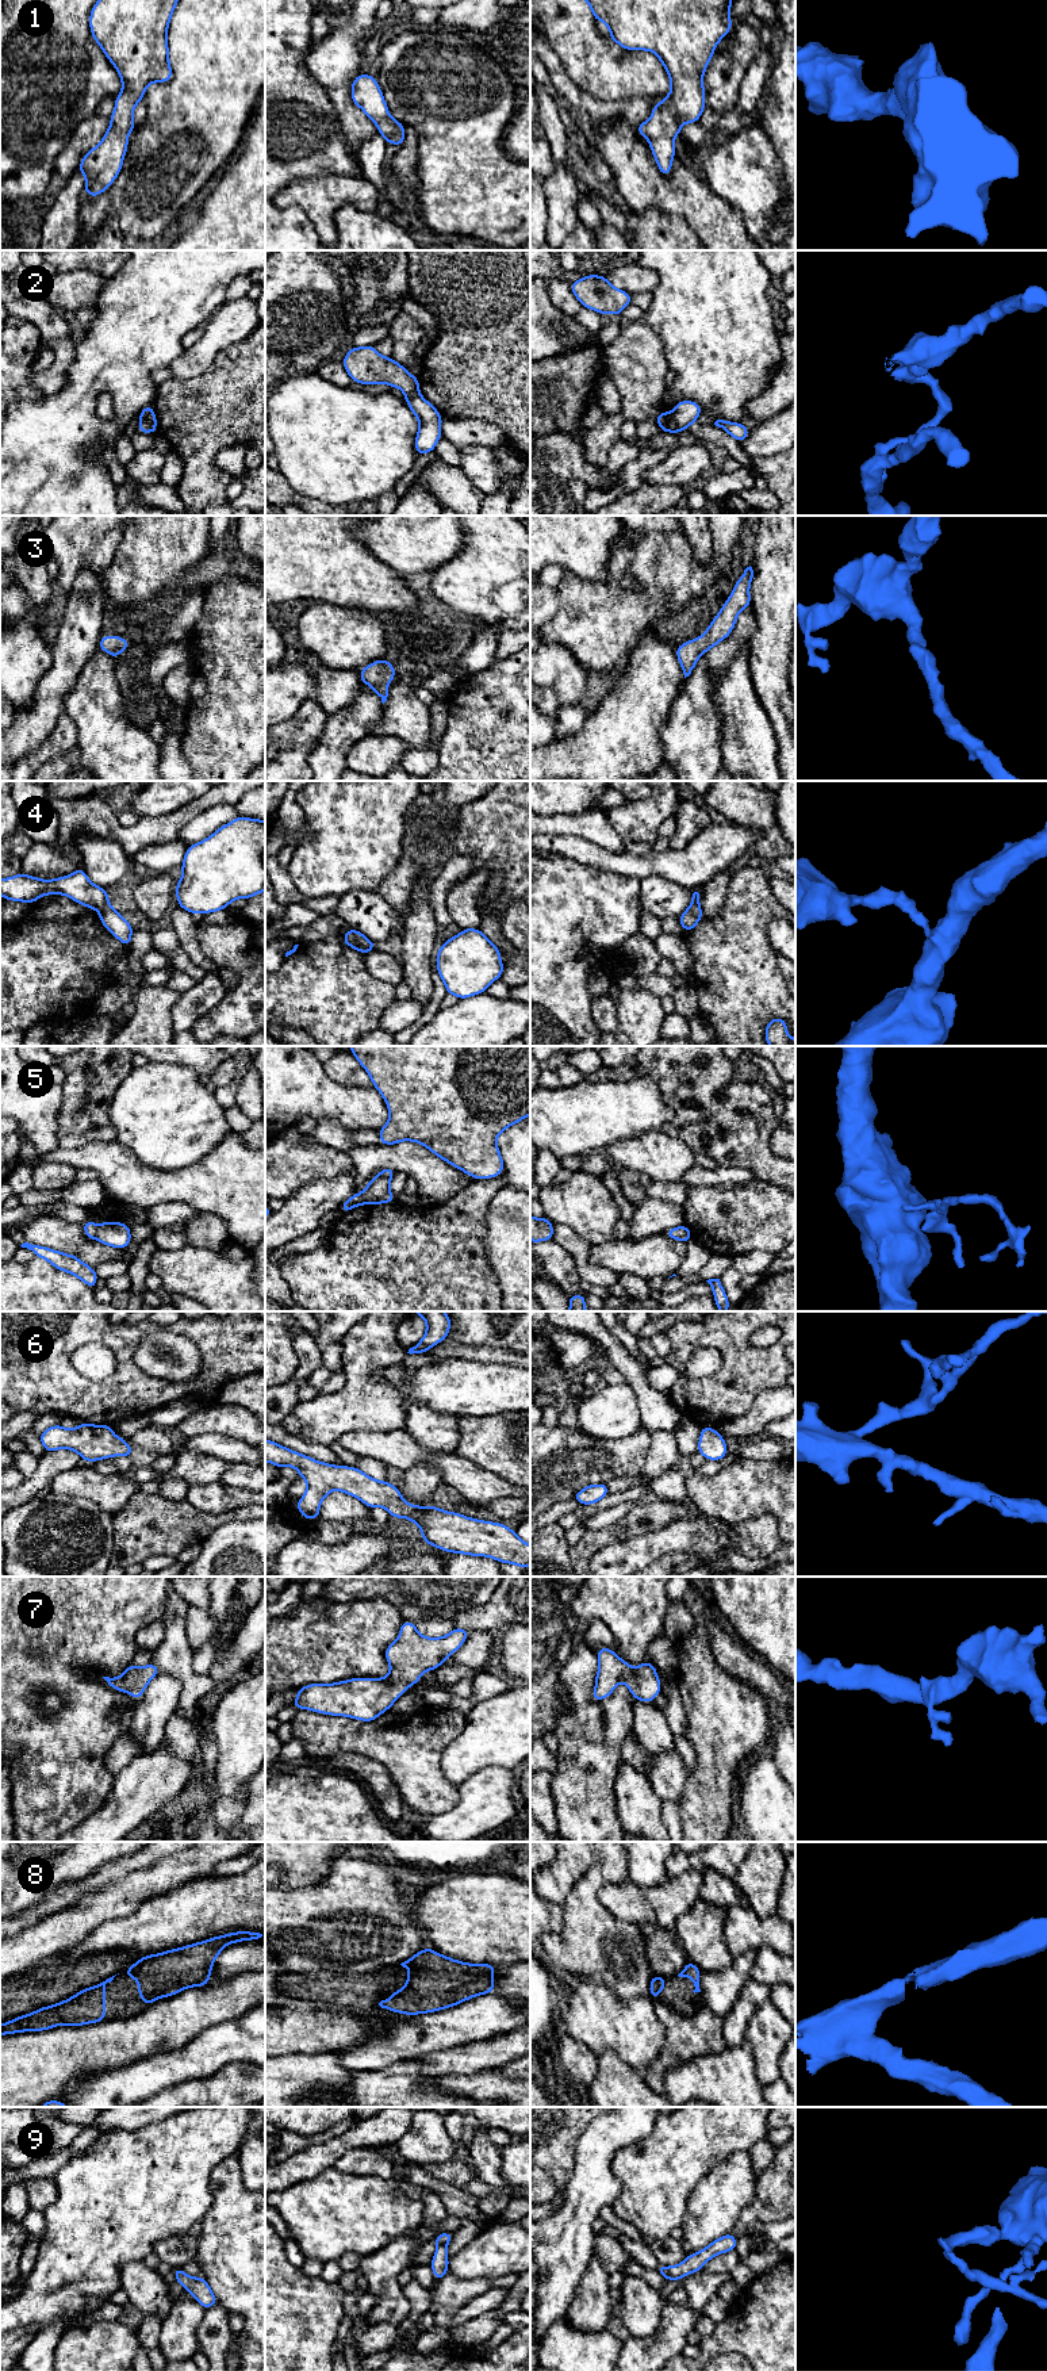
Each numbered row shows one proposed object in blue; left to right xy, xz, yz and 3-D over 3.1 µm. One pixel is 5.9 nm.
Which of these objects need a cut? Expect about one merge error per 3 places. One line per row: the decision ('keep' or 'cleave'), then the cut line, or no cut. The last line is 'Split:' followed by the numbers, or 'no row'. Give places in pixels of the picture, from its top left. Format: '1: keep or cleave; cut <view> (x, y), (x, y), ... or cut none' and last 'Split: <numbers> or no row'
1: keep; cut none
2: cleave; cut xy (140, 418), (145, 418), (154, 432)
3: keep; cut none
4: cleave; cut xy (107, 900), (99, 911)
5: cleave; cut xy (99, 1225), (95, 1237)
6: keep; cut none
7: keep; cut none
8: keep; cut none
9: cleave; cut yz (667, 2268), (671, 2279)
Split: 2, 4, 5, 9

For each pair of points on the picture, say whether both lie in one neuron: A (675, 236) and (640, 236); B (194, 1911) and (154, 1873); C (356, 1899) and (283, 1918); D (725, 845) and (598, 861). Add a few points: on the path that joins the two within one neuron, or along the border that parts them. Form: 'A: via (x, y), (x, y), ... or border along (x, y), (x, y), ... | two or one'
A: via (667, 234), (660, 230), (655, 236), (648, 236) | one
B: border along (202, 1877), (152, 1893), (142, 1902) | two
C: via (338, 1907), (332, 1911), (300, 1918) | one
D: via (694, 864), (629, 864) | one

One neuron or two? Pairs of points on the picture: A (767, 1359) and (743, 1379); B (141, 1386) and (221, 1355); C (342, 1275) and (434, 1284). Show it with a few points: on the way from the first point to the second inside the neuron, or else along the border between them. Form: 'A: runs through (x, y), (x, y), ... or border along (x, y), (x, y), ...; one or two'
A: runs through (762, 1364), (748, 1374); one
B: runs through (164, 1389), (191, 1389), (200, 1386), (208, 1378); one
C: runs through (365, 1284), (411, 1284); one

